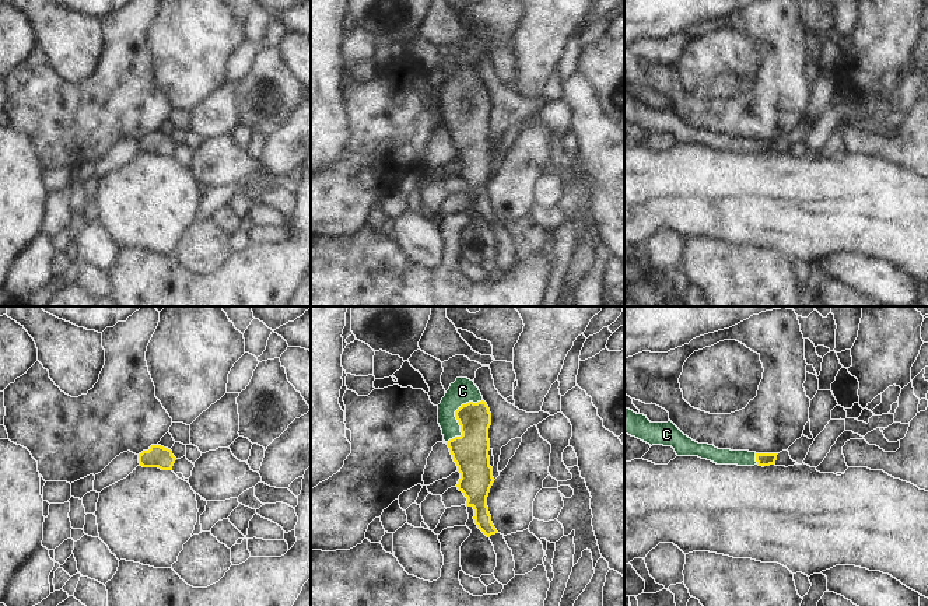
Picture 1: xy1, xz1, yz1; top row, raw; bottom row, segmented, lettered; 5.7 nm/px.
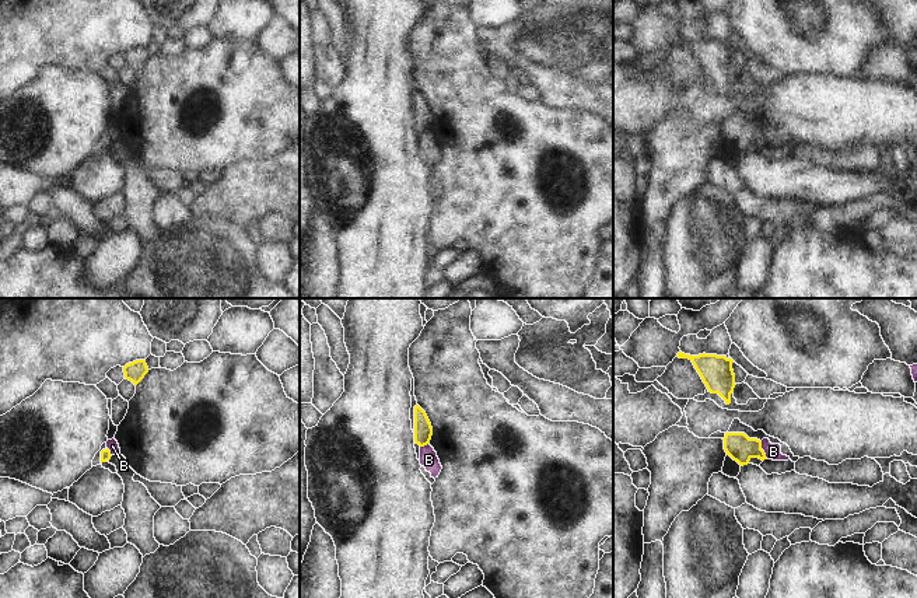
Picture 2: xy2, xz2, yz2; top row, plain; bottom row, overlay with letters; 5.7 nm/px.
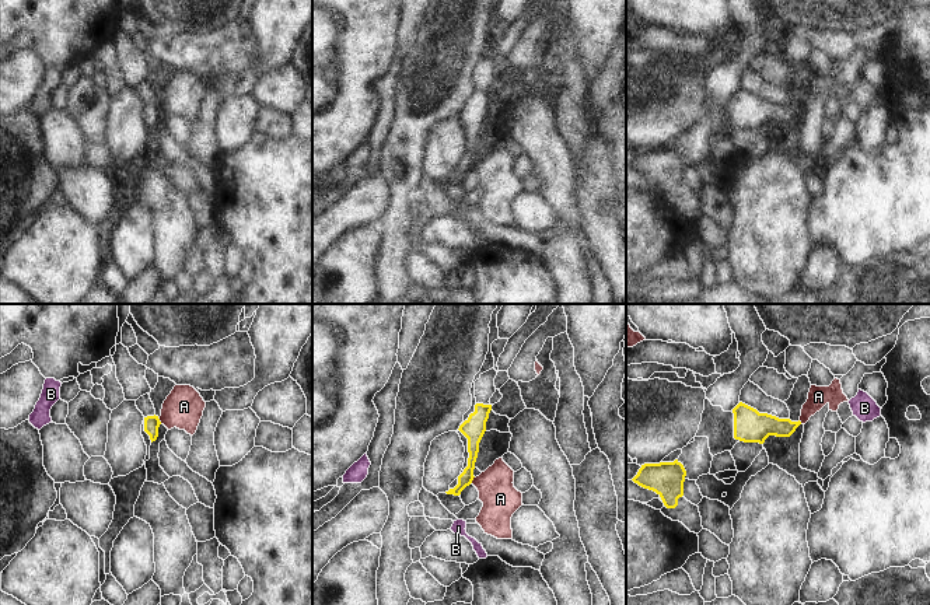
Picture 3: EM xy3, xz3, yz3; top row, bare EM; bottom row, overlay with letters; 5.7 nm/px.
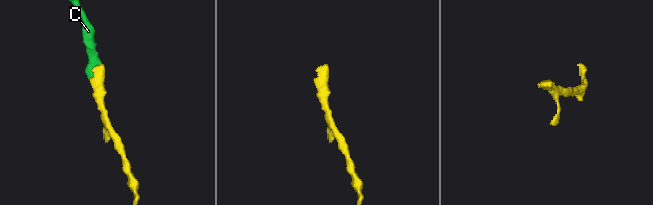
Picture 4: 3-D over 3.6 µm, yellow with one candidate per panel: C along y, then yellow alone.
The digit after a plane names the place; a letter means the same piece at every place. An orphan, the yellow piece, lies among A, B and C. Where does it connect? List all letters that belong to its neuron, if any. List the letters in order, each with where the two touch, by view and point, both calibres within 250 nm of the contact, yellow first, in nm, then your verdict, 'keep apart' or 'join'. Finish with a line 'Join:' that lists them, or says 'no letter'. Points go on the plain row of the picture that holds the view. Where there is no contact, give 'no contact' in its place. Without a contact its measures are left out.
A: xy3 (158, 107) | 90/220 nm | keep apart
B: yz2 (762, 136) | 160/100 nm | keep apart
C: xz1 (455, 102) | 200/150 nm | join
Join: C

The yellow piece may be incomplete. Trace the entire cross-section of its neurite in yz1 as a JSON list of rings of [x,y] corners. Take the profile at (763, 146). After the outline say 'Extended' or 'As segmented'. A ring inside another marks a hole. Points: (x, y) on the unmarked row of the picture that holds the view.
[[[624,94],[624,119],[647,130],[672,133],[677,143],[698,143],[717,151],[770,153],[778,140],[756,140],[749,137],[718,136],[714,132],[698,130],[684,122],[670,106],[651,109],[647,102]]]. Extended

